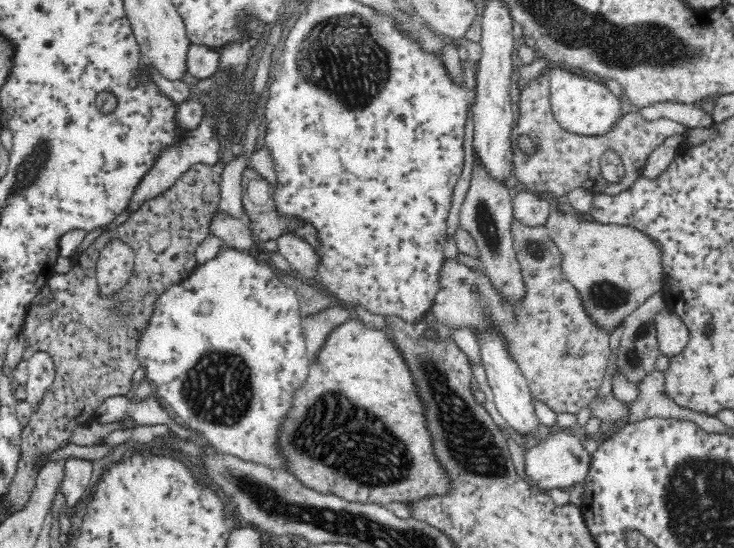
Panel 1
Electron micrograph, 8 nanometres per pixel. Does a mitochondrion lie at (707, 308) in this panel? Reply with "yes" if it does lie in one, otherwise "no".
no

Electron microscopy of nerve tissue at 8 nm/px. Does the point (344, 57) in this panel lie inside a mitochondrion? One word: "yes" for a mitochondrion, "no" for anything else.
yes

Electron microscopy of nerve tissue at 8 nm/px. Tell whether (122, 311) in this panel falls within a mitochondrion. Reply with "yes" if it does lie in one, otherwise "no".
yes

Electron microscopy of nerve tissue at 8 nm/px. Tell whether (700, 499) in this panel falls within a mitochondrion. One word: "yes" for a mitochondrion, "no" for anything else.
yes

